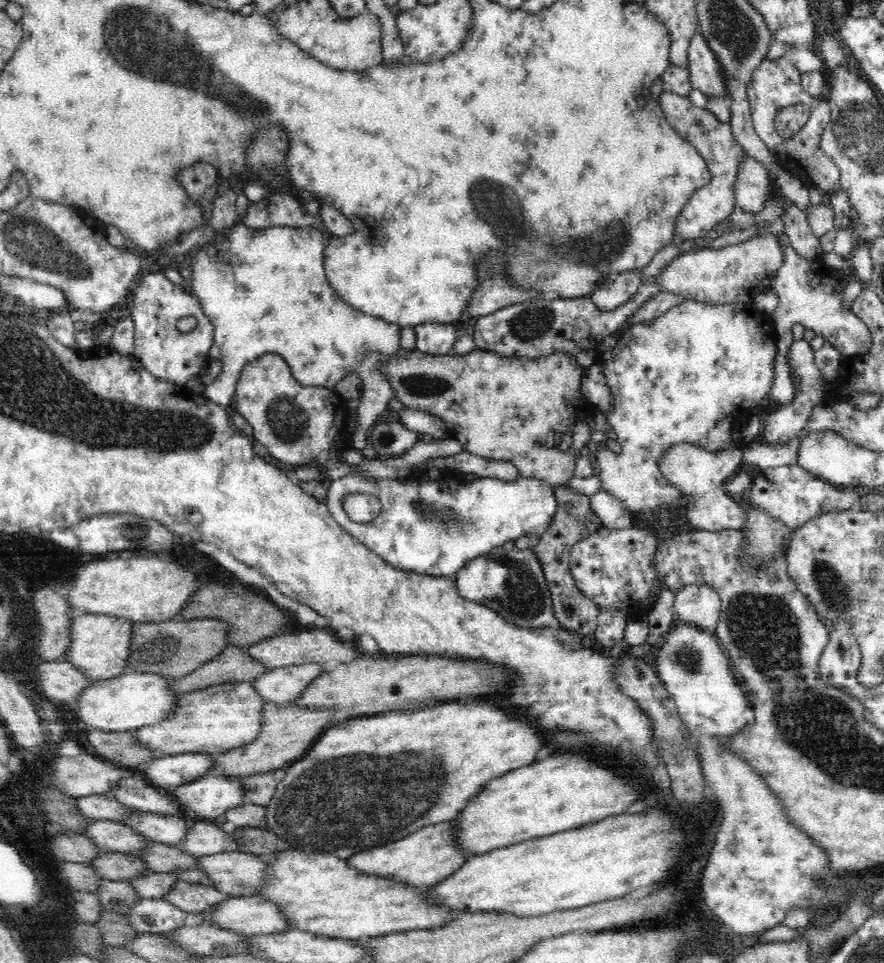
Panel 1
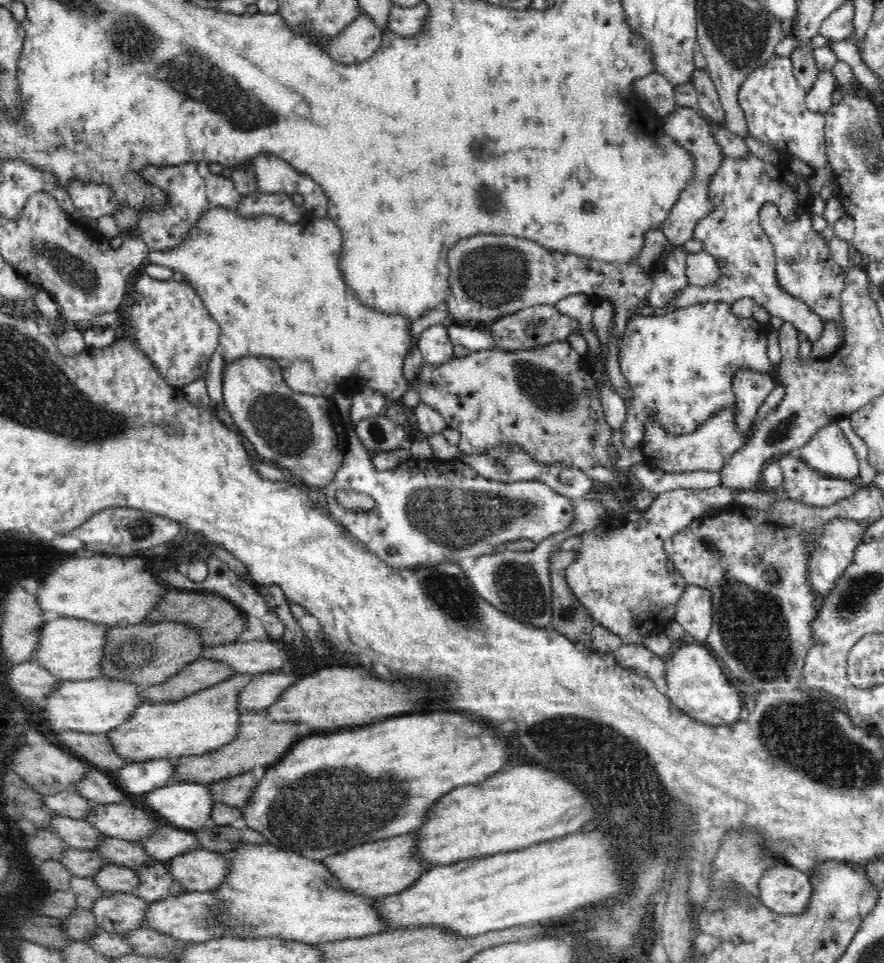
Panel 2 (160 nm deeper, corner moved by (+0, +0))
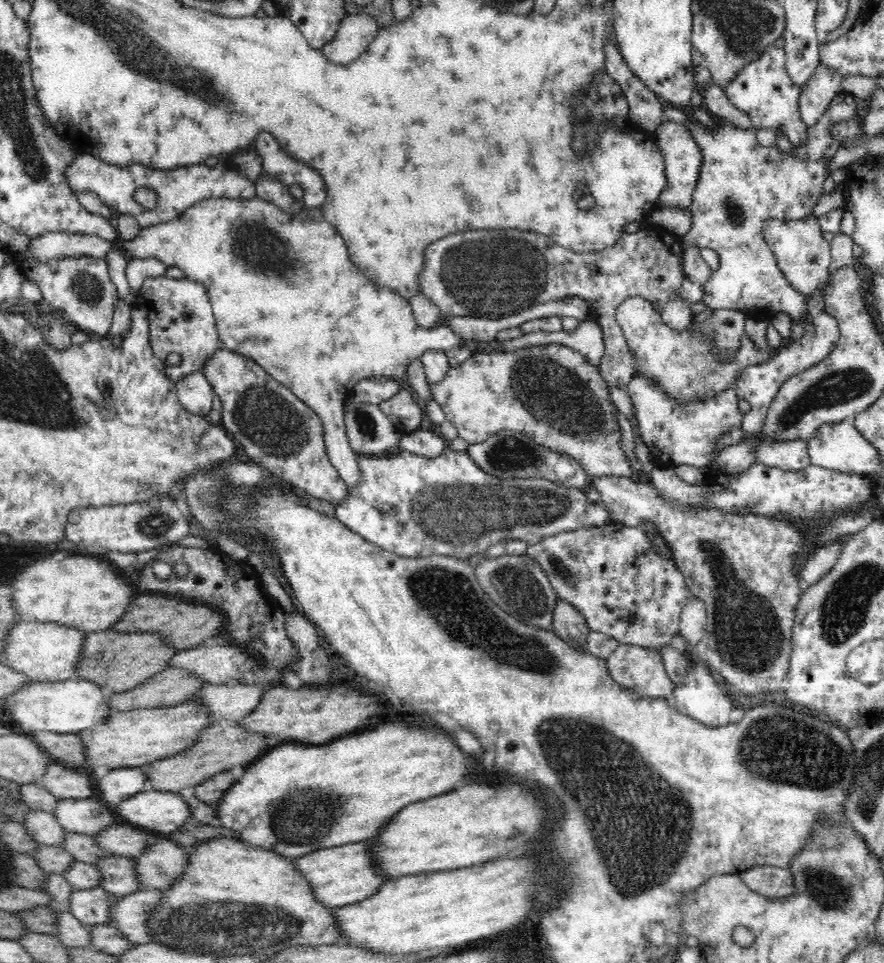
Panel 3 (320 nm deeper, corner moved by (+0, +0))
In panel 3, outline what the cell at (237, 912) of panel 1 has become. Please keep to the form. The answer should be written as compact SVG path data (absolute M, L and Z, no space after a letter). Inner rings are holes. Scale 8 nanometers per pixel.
M140 889L120 897L110 908L110 921L130 942L140 944L153 942L157 935L150 932L148 918L160 906L161 891L158 889Z

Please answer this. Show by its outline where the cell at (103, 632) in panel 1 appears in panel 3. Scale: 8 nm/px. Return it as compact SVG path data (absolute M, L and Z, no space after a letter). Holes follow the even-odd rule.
M22 619L9 630L5 638L4 663L32 681L58 682L75 679L75 668L82 656L84 637L85 633L76 627Z

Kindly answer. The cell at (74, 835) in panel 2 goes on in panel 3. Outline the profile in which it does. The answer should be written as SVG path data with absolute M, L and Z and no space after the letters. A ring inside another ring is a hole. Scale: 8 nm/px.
M32 809L25 814L23 827L32 840L40 845L52 846L64 844L66 840L63 826L59 825L56 817L50 812Z

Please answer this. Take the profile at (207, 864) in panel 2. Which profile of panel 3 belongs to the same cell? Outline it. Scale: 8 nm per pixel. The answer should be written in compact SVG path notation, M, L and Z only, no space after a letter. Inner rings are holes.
M169 839L148 845L148 850L134 858L136 879L141 888L164 890L180 880L188 868L188 854Z

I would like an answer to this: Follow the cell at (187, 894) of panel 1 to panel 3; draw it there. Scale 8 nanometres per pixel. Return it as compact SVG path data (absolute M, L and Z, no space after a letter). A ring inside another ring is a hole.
M108 855L106 858L100 858L96 864L102 875L99 886L120 897L144 889L136 879L135 865L134 858L126 856Z

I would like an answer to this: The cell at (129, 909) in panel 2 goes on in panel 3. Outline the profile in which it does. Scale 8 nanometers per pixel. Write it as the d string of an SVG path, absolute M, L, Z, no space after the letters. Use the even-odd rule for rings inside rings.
M102 887L74 889L69 898L70 913L86 926L111 924L110 908L120 896L106 892Z

